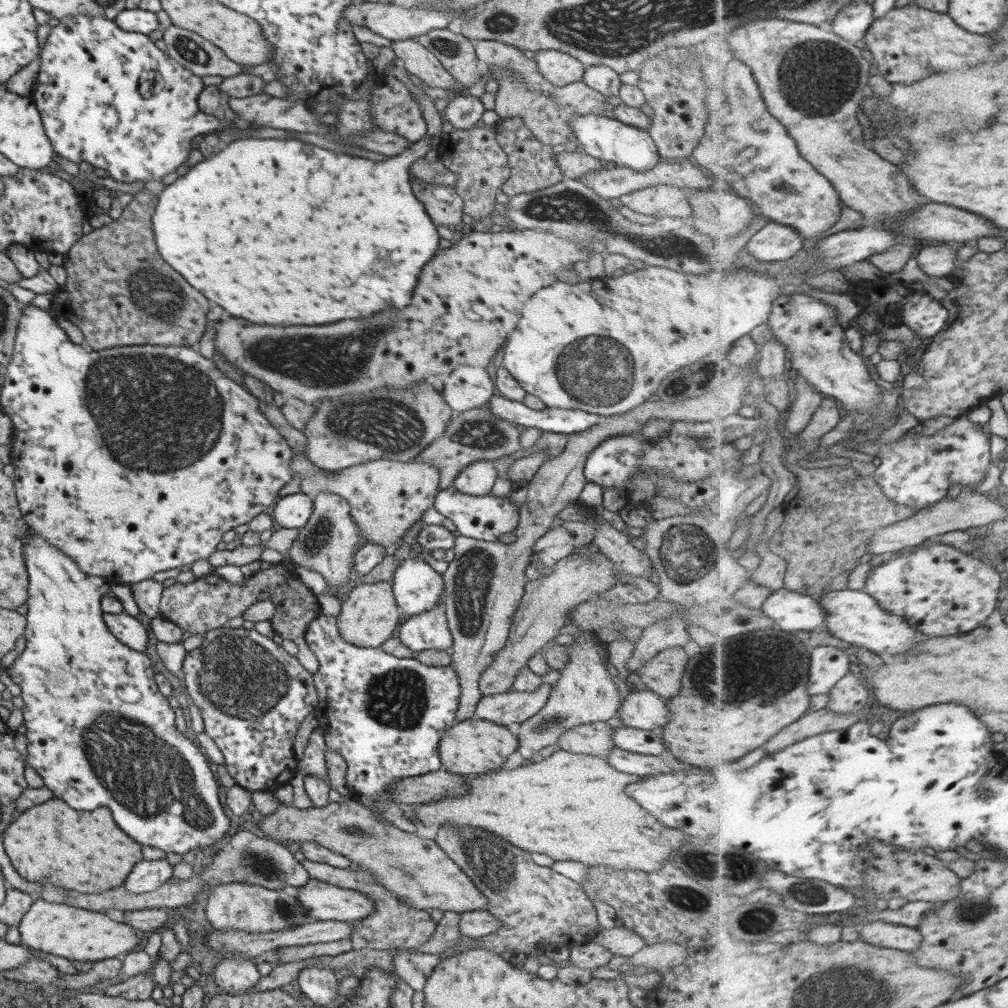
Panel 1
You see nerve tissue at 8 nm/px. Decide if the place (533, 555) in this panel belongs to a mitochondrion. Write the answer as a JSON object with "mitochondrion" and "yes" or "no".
{"mitochondrion":"no"}

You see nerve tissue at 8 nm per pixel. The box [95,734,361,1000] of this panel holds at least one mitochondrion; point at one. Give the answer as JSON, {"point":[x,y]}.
{"point":[249,861]}

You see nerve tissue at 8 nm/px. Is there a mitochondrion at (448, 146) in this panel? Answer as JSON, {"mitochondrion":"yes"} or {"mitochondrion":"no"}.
{"mitochondrion":"no"}

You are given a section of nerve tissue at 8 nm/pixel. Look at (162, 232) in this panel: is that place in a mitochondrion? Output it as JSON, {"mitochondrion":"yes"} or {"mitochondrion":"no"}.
{"mitochondrion":"no"}

